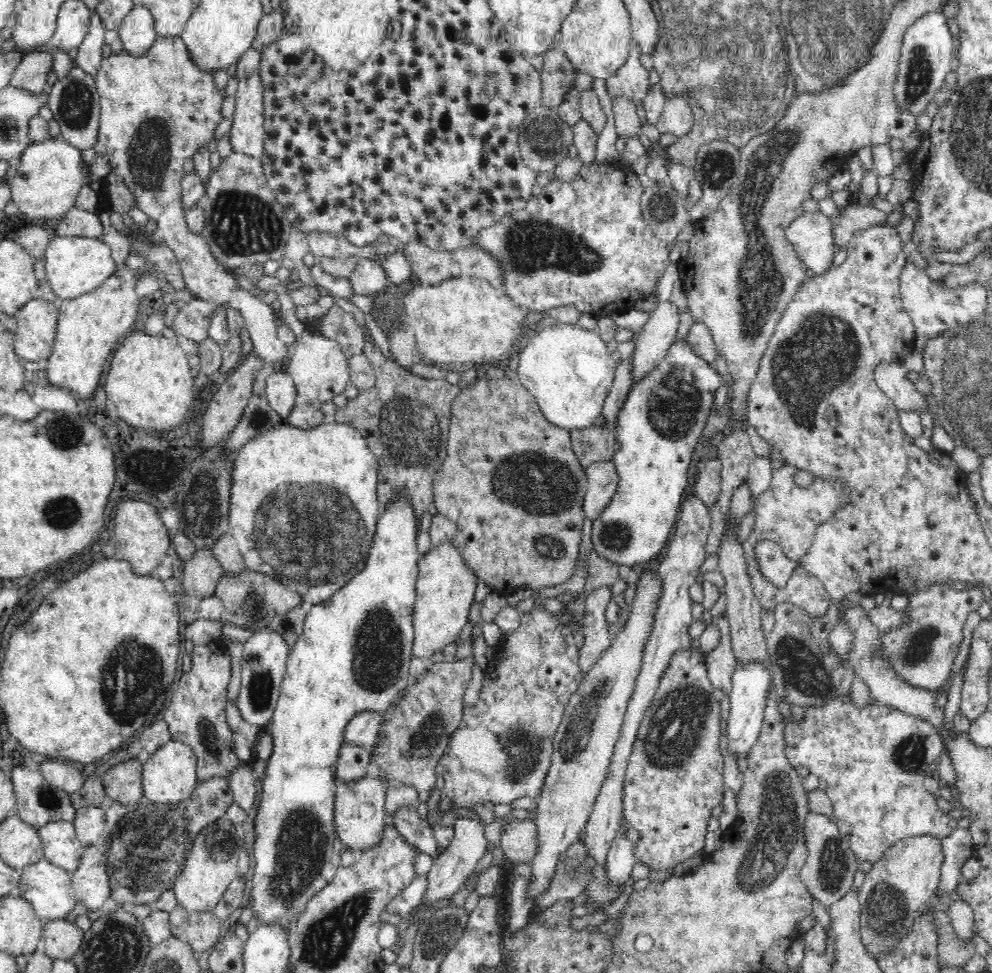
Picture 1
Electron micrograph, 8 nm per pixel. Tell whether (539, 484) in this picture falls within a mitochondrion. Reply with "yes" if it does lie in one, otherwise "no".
yes

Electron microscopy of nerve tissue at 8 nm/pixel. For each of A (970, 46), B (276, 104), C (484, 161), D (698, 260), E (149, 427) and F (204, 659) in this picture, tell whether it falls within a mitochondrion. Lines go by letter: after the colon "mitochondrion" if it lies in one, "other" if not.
A: other
B: other
C: other
D: other
E: other
F: other

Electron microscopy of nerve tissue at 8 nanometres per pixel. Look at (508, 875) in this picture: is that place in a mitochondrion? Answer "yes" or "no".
no

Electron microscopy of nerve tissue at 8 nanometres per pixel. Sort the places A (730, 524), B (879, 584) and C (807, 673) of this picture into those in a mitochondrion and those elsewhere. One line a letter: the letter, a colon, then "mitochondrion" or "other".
A: other
B: other
C: mitochondrion

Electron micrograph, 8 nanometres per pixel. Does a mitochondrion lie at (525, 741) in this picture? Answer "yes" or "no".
yes

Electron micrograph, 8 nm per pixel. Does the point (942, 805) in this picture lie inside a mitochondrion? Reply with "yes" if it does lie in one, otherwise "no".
no

